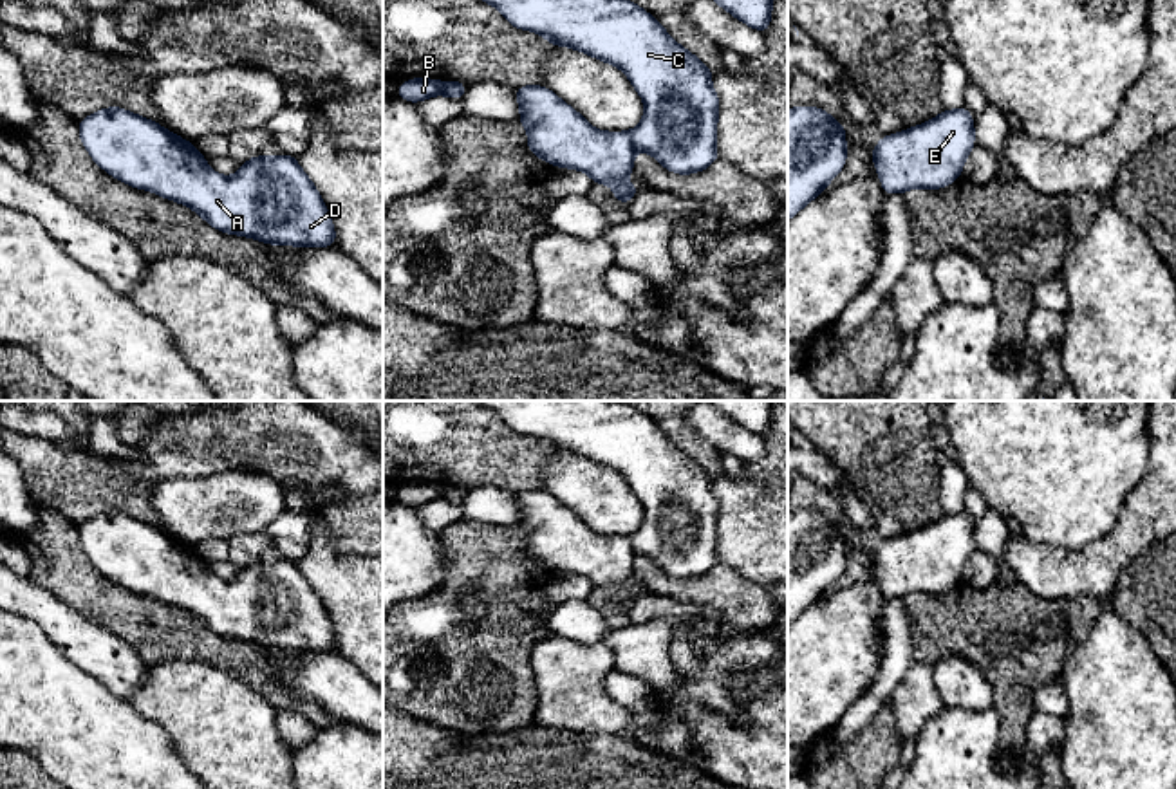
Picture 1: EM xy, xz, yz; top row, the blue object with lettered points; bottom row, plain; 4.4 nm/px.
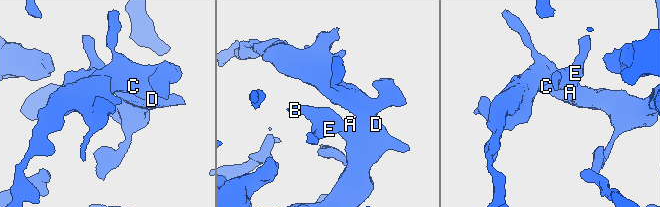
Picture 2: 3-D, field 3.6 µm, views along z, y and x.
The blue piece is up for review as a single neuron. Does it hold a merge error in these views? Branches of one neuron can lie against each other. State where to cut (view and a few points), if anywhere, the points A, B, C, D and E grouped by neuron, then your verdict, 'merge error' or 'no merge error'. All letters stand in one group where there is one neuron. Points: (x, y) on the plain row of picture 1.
cut none; groups A B C D E; no merge error

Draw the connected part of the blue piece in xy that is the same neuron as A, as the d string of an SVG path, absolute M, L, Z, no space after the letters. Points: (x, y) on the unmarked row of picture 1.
M107 511L78 525L79 543L92 565L117 585L191 612L211 632L273 650L331 652L336 634L329 614L296 562L255 560L233 581L208 572L193 547L121 511Z

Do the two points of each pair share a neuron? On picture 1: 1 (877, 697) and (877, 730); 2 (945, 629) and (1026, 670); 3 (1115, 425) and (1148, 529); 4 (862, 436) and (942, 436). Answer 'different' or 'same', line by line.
1: different
2: same
3: different
4: different

